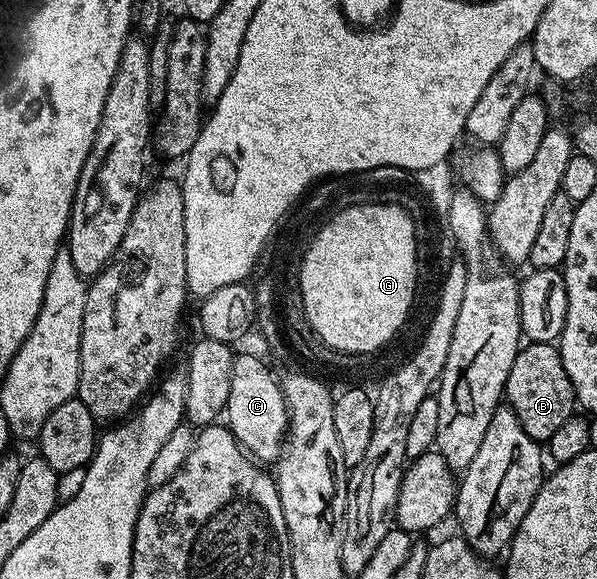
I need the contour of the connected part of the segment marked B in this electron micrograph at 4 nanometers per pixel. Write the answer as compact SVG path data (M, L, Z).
M528 343L521 348L514 359L514 367L510 367L510 375L504 388L507 408L518 415L518 423L522 423L522 431L530 435L538 443L547 443L566 423L566 419L574 416L578 402L576 392L570 383L570 375L566 375L566 367L562 367L559 348L555 344L537 345Z

